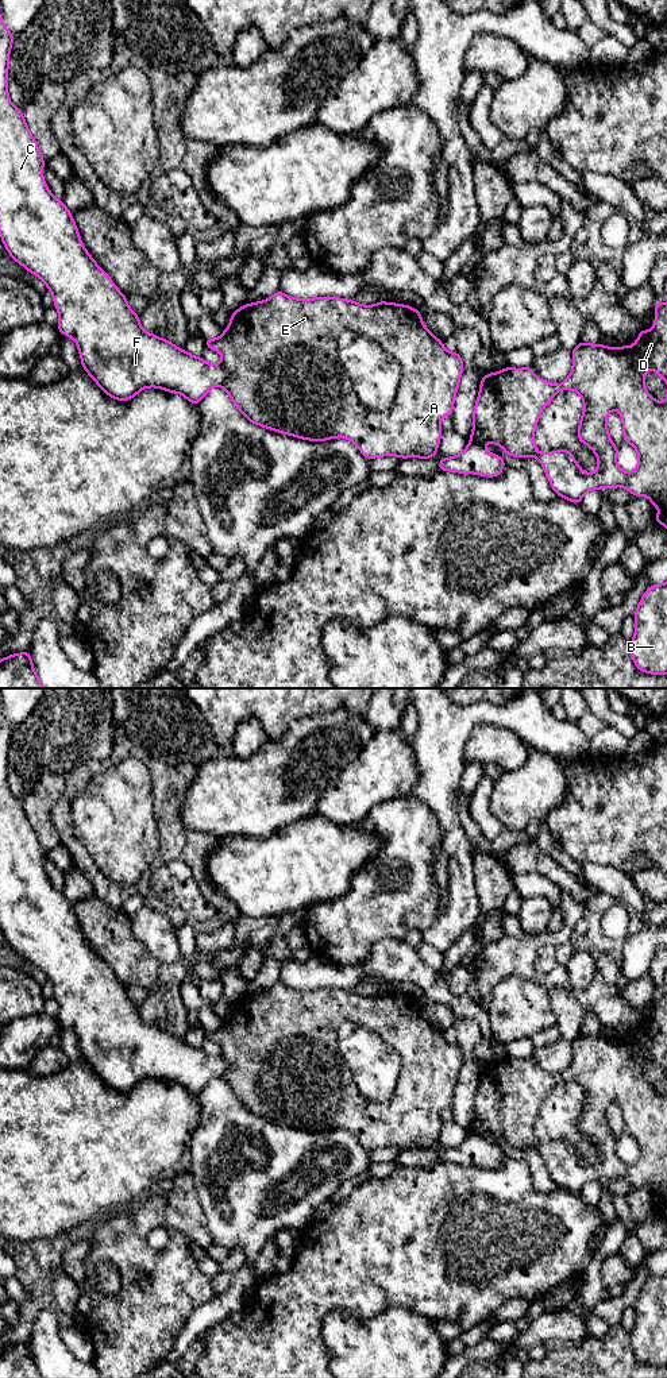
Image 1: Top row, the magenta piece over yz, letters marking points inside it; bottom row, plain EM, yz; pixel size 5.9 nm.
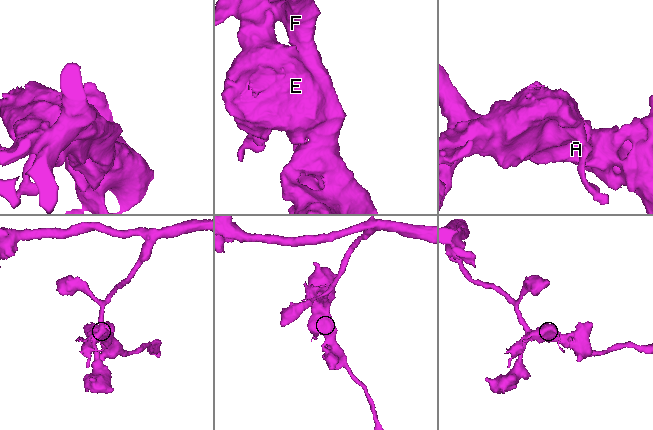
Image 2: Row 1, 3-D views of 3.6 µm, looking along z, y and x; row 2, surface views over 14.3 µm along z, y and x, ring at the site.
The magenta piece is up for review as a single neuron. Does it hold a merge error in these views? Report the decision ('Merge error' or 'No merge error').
Merge error

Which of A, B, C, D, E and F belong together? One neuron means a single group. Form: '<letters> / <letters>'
A E / B C D F

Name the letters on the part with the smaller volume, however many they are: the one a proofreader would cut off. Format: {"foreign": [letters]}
{"foreign": ["A", "E"]}

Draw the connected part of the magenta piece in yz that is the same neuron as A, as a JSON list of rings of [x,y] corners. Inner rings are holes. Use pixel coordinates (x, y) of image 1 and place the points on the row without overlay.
[[[279,981],[267,991],[244,995],[232,1003],[221,1027],[205,1030],[205,1035],[208,1041],[220,1043],[221,1055],[227,1062],[221,1078],[248,1112],[304,1131],[324,1132],[346,1128],[369,1151],[392,1146],[401,1150],[435,1147],[443,1124],[440,1112],[454,1101],[454,1091],[464,1061],[460,1045],[444,1039],[443,1032],[424,1018],[421,1004],[416,999],[385,992],[361,996],[340,988],[293,989]],[[344,1022],[356,1022],[374,1031],[398,1054],[400,1074],[389,1101],[369,1103],[361,1096],[351,1069],[338,1046],[338,1032]]]

